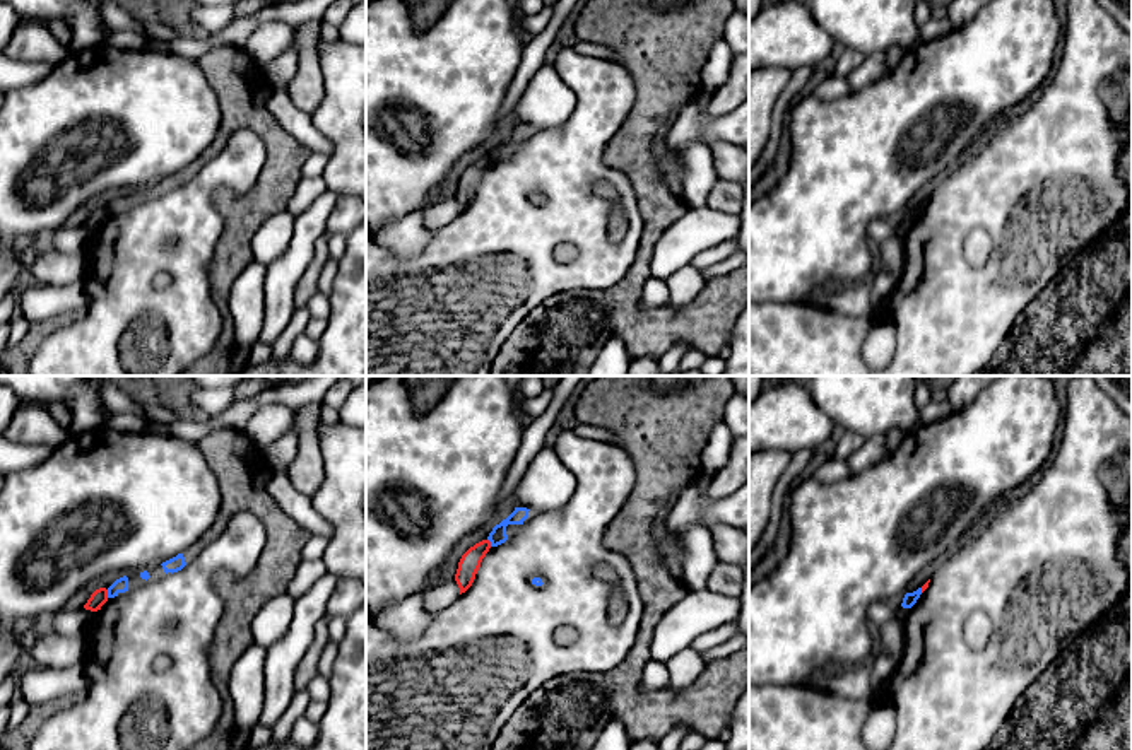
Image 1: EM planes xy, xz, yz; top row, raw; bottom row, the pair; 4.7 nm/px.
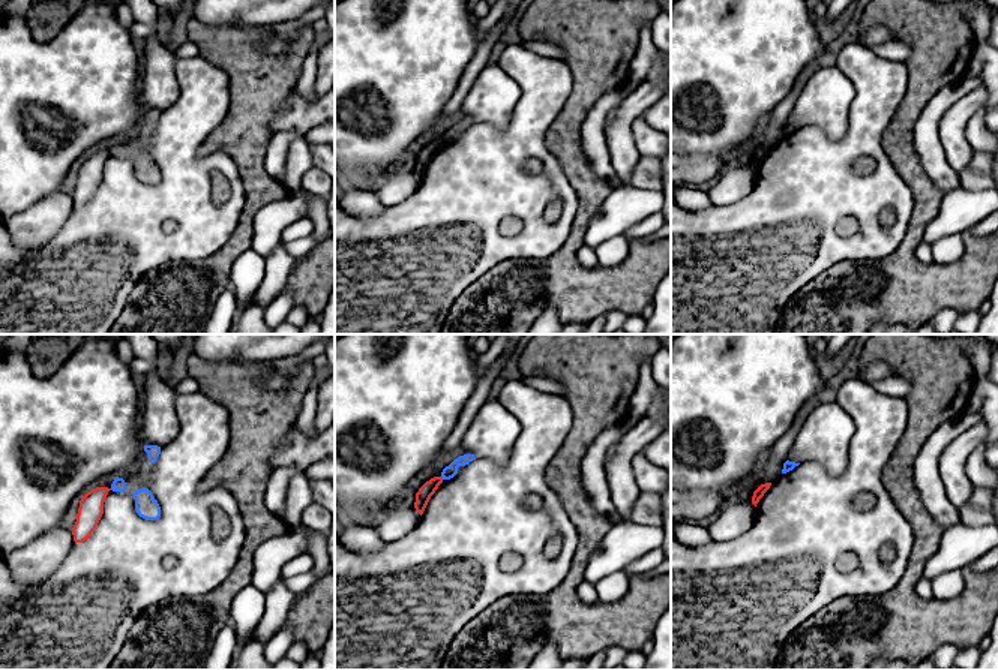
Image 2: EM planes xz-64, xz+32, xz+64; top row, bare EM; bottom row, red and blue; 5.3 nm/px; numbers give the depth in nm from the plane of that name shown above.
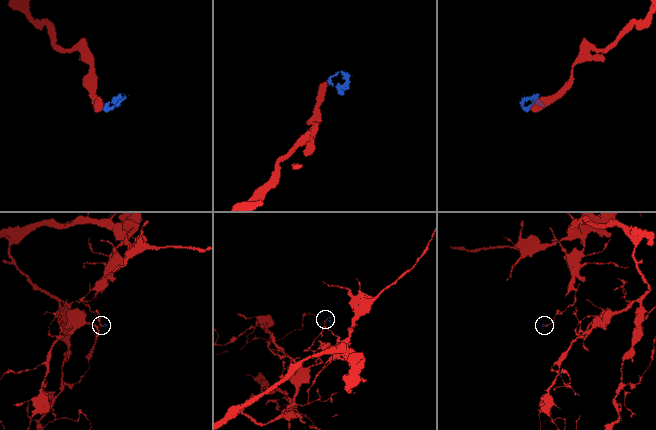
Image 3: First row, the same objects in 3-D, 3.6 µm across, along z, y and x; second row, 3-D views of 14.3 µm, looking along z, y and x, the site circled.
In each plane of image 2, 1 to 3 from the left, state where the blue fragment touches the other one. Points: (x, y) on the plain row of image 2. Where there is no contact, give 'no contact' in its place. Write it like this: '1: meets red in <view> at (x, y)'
1: no contact
2: no contact
3: no contact

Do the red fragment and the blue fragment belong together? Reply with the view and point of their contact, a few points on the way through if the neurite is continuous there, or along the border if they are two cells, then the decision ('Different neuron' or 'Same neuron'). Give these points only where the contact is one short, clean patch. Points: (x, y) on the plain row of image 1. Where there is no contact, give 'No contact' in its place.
Touches red at xy (106, 210). Boundary: xy (106, 207), (108, 214). Different neuron

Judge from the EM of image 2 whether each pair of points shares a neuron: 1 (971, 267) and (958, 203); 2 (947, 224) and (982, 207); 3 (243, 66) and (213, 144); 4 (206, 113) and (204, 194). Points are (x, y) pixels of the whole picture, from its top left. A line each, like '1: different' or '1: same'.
1: different
2: same
3: same
4: same

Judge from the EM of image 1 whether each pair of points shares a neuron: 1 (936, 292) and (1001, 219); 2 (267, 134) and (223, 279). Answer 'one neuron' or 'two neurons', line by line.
1: one neuron
2: one neuron

